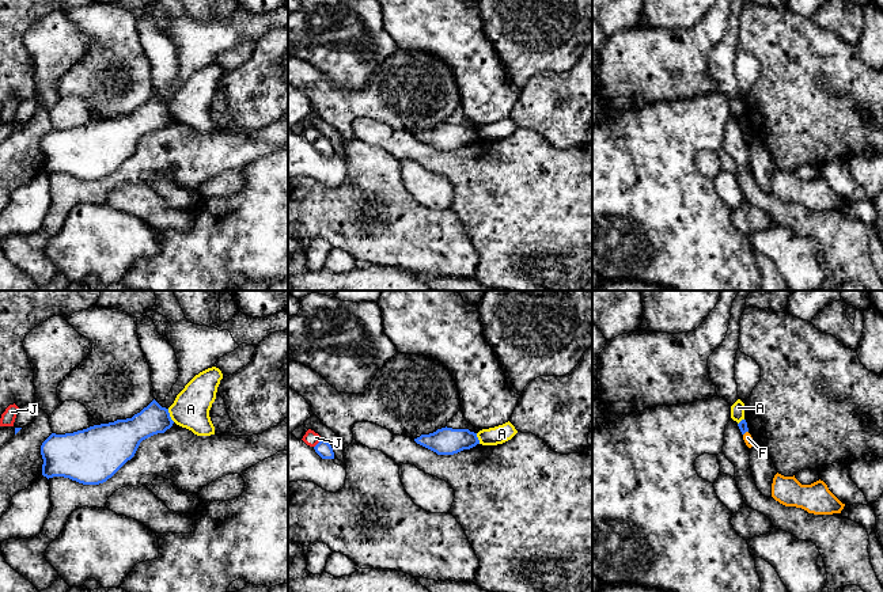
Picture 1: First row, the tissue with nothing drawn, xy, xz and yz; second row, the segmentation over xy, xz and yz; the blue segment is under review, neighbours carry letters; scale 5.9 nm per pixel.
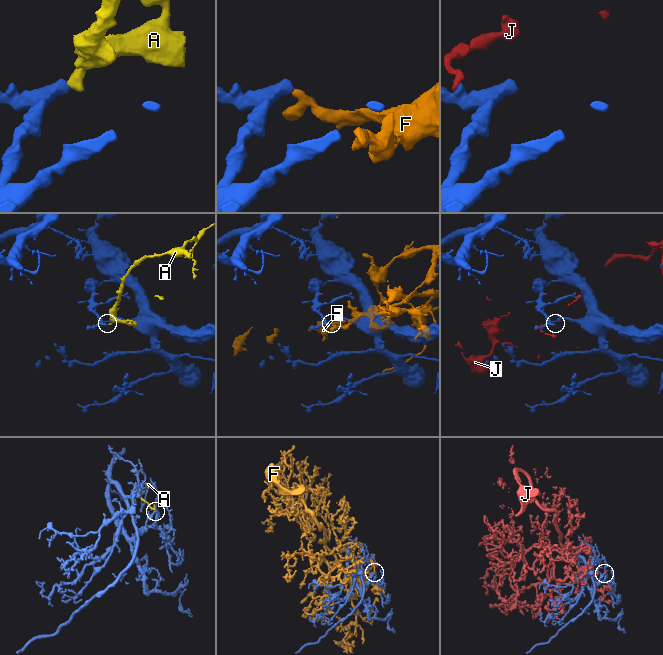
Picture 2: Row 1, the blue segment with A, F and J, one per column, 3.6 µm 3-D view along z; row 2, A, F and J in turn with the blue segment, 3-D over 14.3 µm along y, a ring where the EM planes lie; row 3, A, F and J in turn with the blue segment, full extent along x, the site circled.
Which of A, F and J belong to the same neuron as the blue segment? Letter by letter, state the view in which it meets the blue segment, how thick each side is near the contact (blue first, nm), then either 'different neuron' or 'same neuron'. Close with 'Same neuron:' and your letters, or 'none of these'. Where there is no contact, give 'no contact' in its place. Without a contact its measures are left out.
A: xy | 170/220 nm | different neuron
F: yz | 50/50 nm | different neuron
J: xz | 90/90 nm | different neuron
Same neuron: none of these

